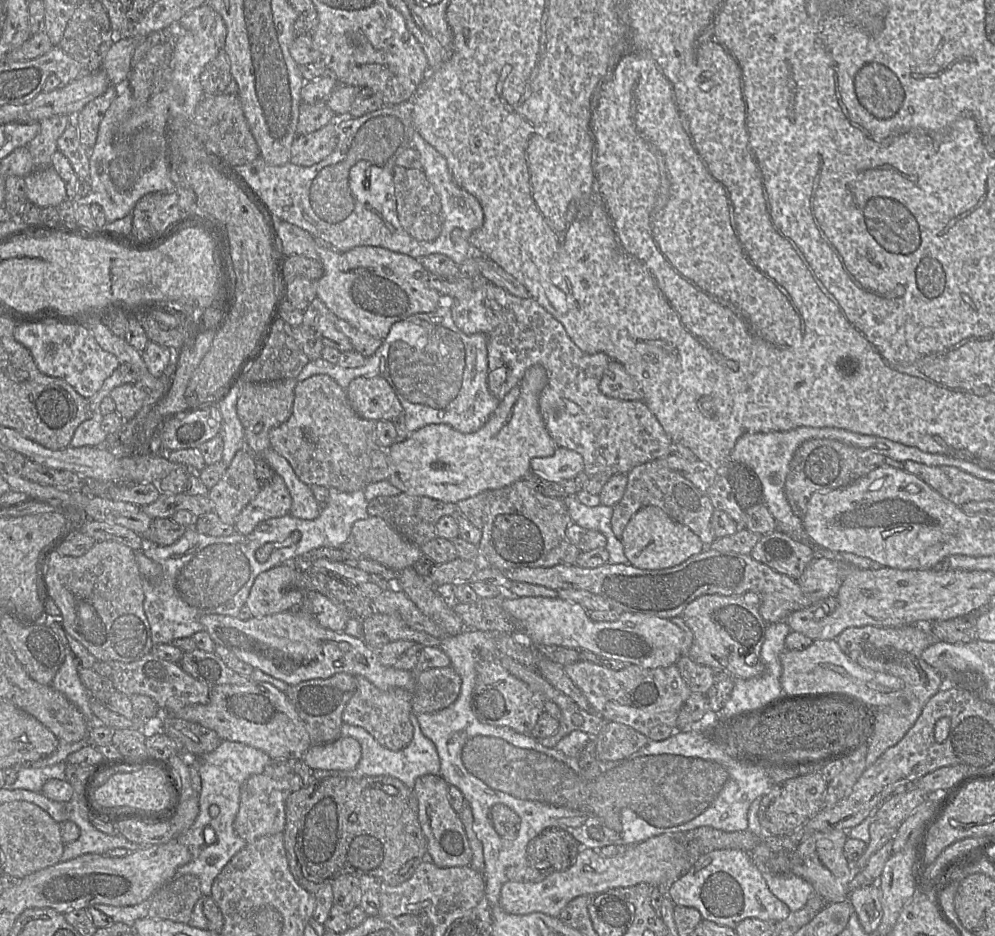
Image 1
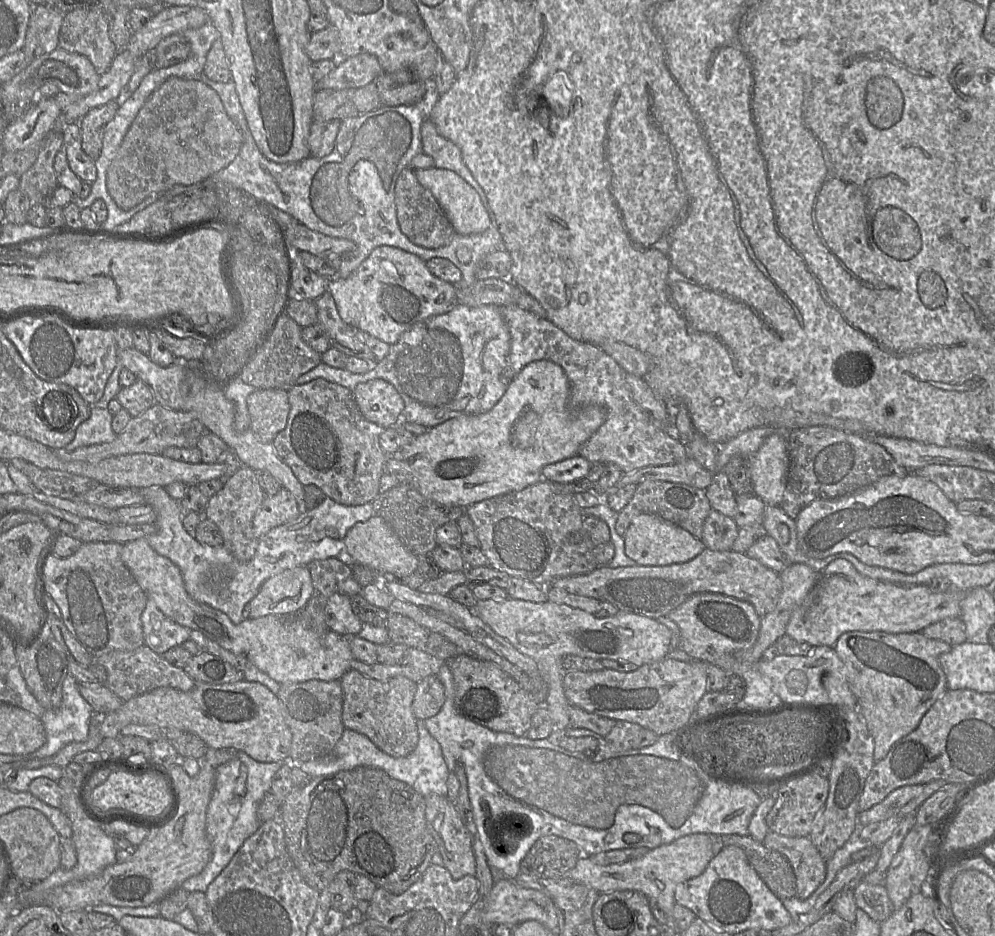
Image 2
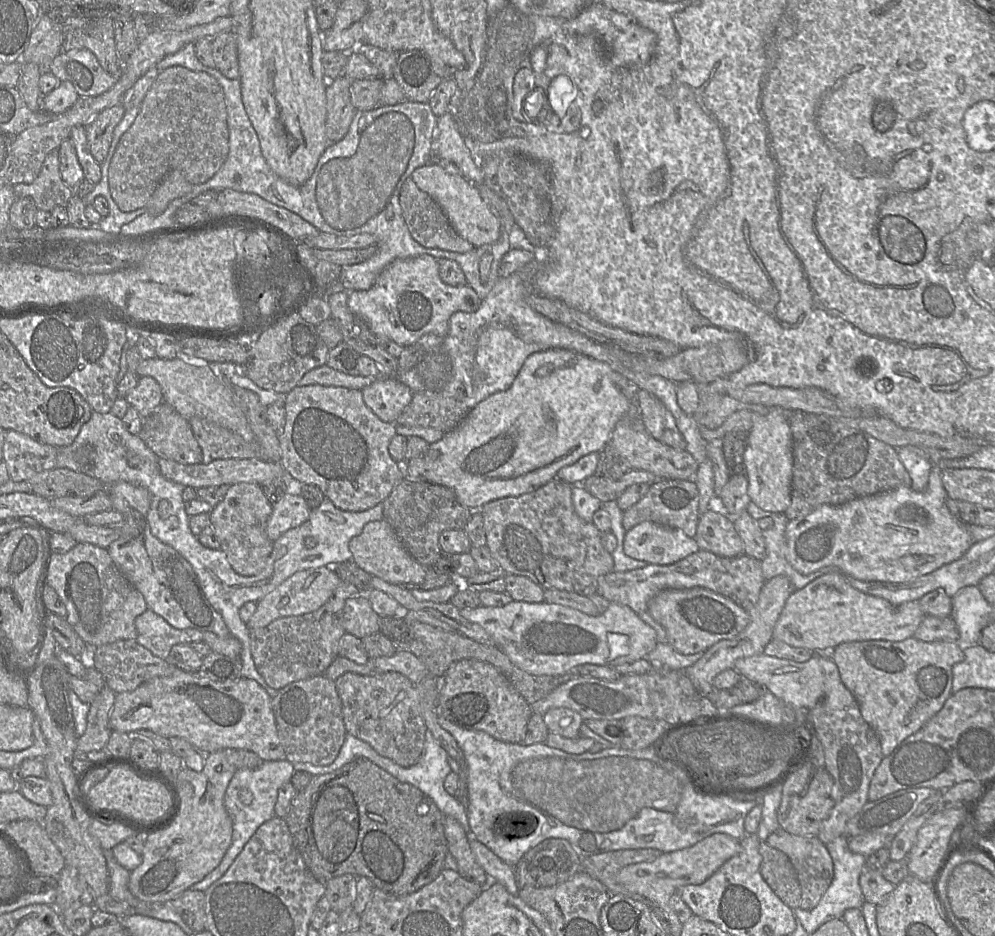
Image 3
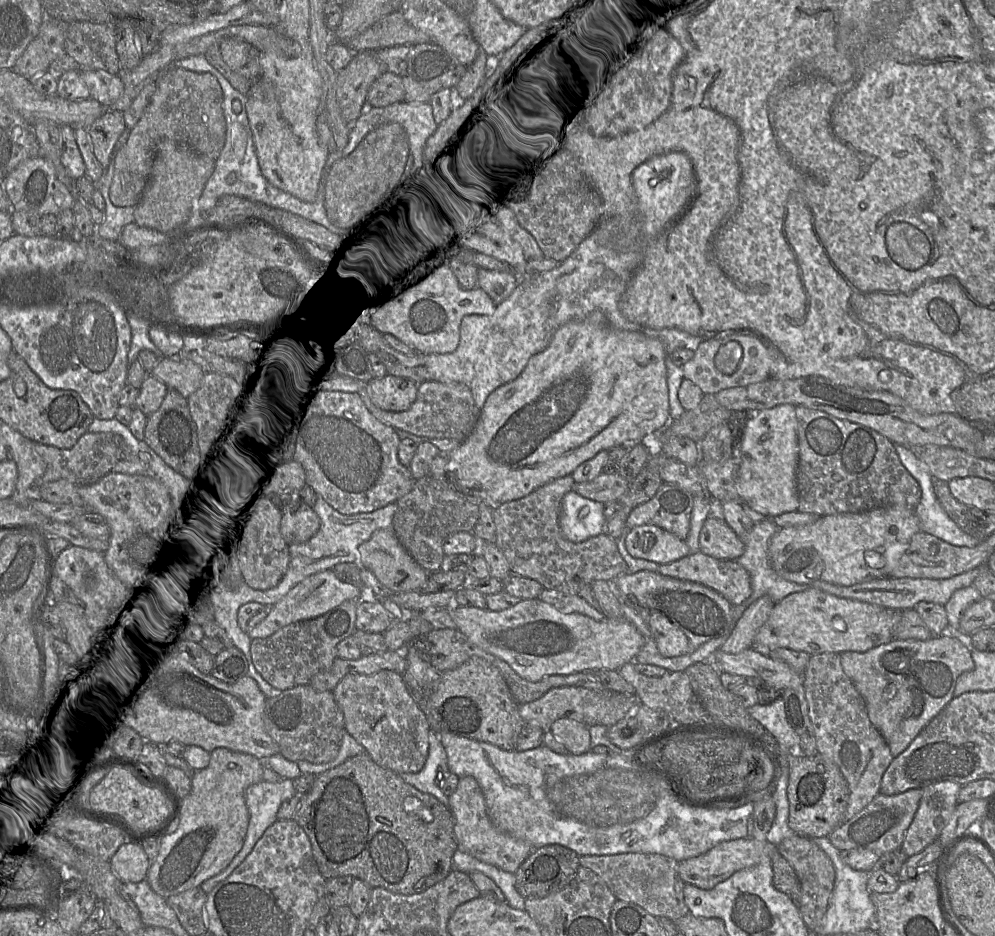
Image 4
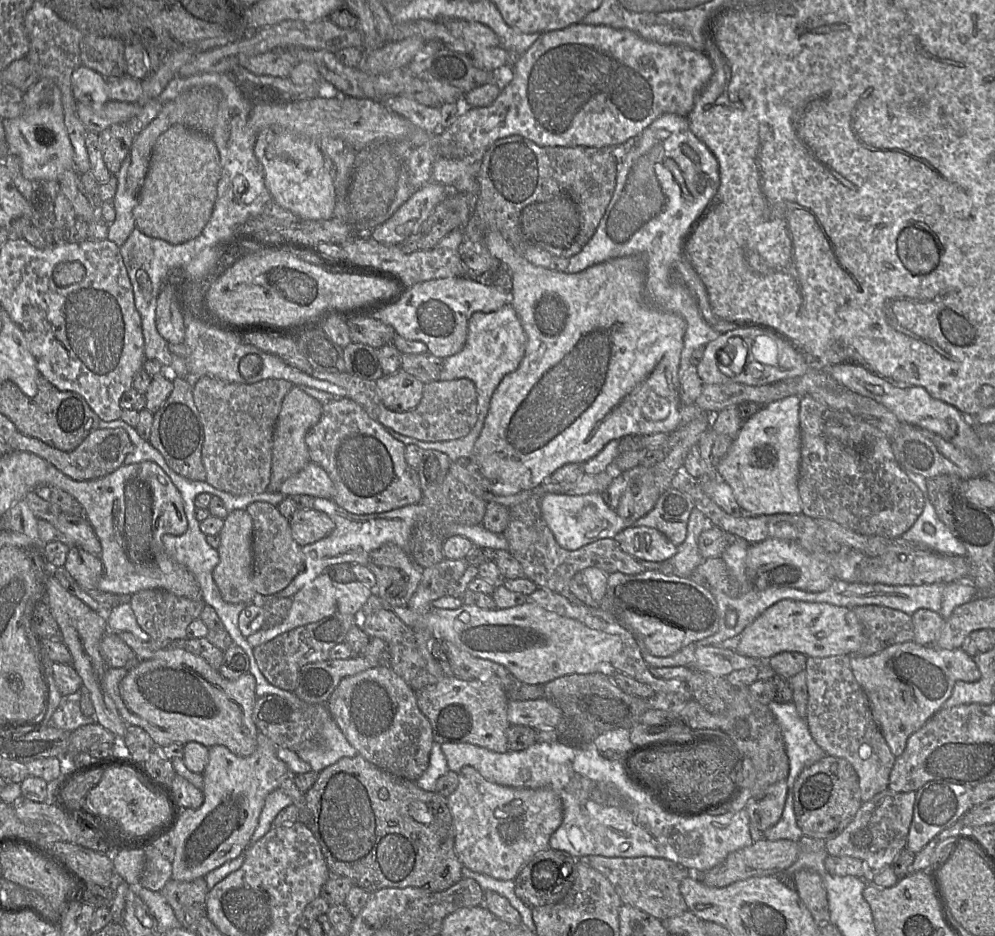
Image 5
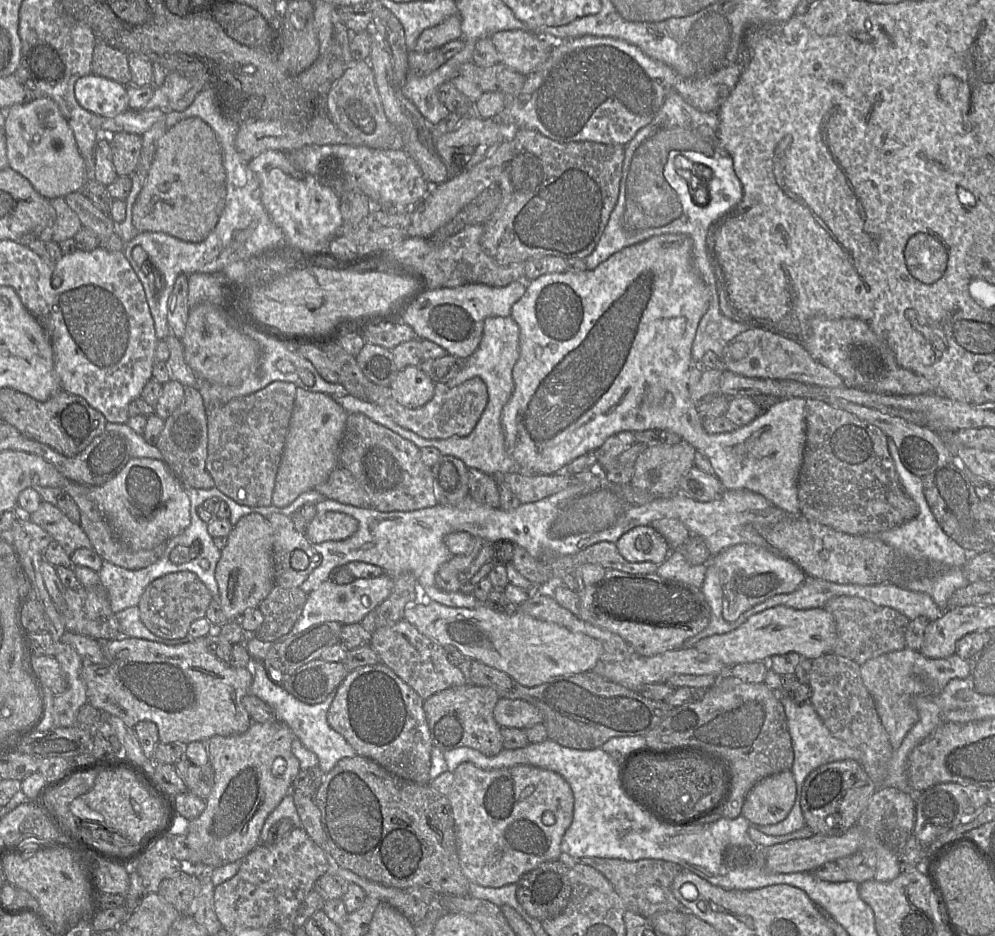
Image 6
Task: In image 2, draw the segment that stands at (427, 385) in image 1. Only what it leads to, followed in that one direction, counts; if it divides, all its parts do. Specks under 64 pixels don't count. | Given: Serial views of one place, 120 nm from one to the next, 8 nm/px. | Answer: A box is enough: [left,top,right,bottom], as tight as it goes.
[297,303,510,428]

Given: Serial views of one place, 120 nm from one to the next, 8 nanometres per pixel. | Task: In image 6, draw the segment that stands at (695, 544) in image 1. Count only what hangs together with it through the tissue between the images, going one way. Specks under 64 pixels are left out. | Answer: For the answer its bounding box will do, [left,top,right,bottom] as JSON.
[616,525,671,563]

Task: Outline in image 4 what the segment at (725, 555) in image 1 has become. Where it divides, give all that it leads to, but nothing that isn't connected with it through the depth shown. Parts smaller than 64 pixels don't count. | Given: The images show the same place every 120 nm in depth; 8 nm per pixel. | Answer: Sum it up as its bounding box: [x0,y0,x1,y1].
[659,551,751,605]

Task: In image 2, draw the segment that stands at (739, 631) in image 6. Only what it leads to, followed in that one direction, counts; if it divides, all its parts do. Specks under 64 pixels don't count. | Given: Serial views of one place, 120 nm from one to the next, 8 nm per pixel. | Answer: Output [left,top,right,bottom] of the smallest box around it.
[785,559,967,647]

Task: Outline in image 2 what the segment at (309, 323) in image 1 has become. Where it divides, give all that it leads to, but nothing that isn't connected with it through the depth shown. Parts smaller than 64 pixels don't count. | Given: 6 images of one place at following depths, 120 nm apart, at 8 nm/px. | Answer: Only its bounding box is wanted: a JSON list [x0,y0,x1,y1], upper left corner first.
[315,291,376,361]

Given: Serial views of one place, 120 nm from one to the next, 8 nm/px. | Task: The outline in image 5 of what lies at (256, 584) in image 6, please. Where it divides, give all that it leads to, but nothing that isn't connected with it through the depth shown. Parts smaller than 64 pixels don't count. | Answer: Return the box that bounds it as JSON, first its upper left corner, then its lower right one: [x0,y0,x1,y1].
[212,510,264,604]

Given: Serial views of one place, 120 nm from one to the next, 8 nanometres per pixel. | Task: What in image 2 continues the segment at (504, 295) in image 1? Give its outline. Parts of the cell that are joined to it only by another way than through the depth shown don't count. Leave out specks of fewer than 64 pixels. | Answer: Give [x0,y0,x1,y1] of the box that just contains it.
[501,304,688,473]

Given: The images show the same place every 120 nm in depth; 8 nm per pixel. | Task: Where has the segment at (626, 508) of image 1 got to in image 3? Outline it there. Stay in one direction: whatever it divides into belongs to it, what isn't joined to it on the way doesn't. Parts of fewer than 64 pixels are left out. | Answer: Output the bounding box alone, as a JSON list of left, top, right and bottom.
[622,479,699,538]

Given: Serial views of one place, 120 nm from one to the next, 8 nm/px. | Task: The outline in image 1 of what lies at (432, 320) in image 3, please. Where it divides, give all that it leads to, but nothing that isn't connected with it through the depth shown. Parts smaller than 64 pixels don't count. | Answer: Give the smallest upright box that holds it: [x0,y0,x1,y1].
[317,243,450,340]

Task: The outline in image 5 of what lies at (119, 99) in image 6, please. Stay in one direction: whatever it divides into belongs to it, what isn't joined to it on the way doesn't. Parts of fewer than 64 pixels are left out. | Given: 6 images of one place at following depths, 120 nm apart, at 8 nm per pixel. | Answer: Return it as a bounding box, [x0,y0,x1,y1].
[71,65,109,105]

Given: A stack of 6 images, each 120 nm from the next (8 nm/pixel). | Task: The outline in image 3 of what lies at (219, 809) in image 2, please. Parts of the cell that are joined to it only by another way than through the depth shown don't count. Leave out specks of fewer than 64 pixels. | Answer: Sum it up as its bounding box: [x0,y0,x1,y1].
[190,760,306,891]

